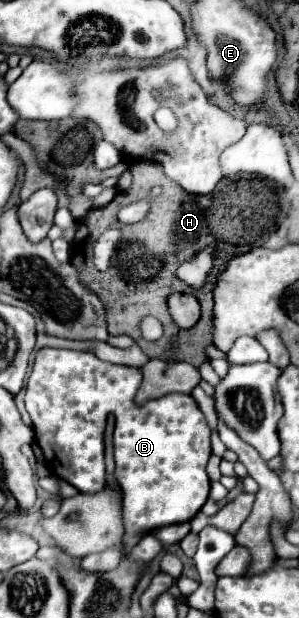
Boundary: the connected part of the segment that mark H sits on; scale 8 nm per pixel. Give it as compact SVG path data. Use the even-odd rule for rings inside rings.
M141 161L141 163L135 163L131 171L133 171L133 185L127 191L119 191L107 207L91 209L87 211L85 217L79 219L79 227L69 245L69 263L77 267L83 287L91 289L103 301L111 335L121 335L121 333L131 335L149 359L155 359L155 357L165 359L169 355L169 357L175 357L177 361L187 361L199 367L207 359L205 347L211 345L213 281L195 289L189 283L181 281L175 271L181 263L191 261L205 247L211 247L217 251L215 267L221 267L233 255L239 255L247 251L249 247L257 245L259 243L257 237L265 237L277 225L283 189L277 183L261 179L261 177L245 179L237 175L237 177L221 179L217 183L219 191L213 191L209 195L191 195L191 193L185 193L173 181L169 181L163 175L163 169L159 163ZM155 185L159 185L163 193L153 199L151 213L141 223L135 223L135 225L119 223L115 213L119 207L125 205L125 195L145 195ZM107 229L119 229L123 237L115 249L115 255L111 257L111 267L107 271L97 271L93 267L91 251L97 237ZM169 293L191 293L199 299L201 319L193 329L187 331L173 323L173 319L167 313L167 303L165 303ZM145 315L153 315L163 323L165 333L161 341L151 343L151 341L141 339L137 323ZM173 337L177 337L177 343L171 343ZM163 343L169 343L169 353L165 353Z

